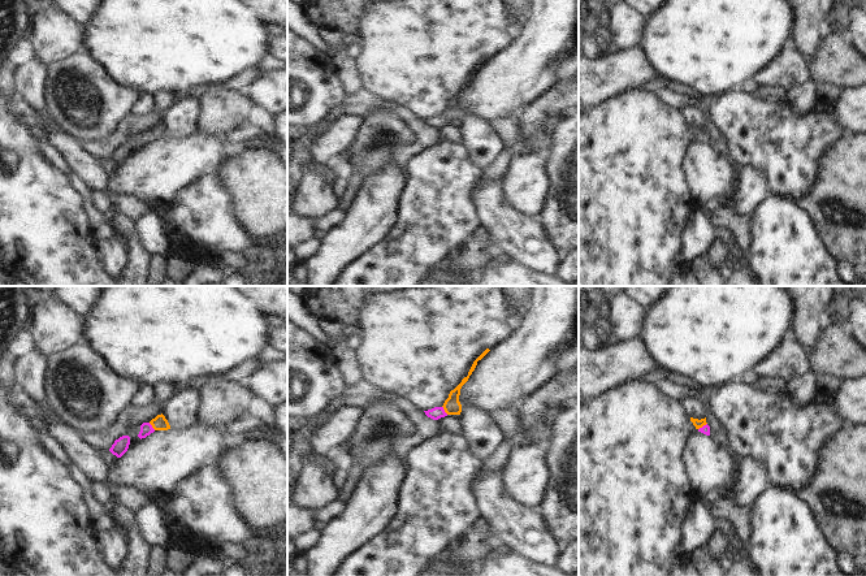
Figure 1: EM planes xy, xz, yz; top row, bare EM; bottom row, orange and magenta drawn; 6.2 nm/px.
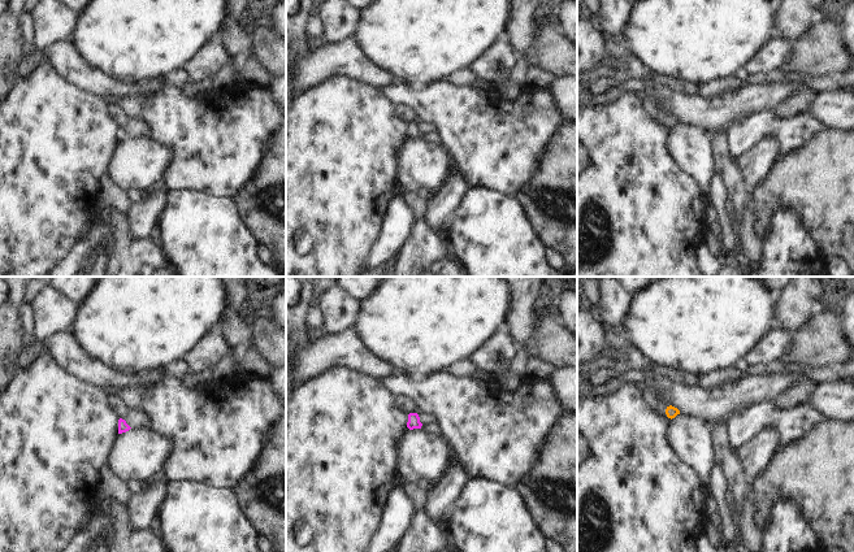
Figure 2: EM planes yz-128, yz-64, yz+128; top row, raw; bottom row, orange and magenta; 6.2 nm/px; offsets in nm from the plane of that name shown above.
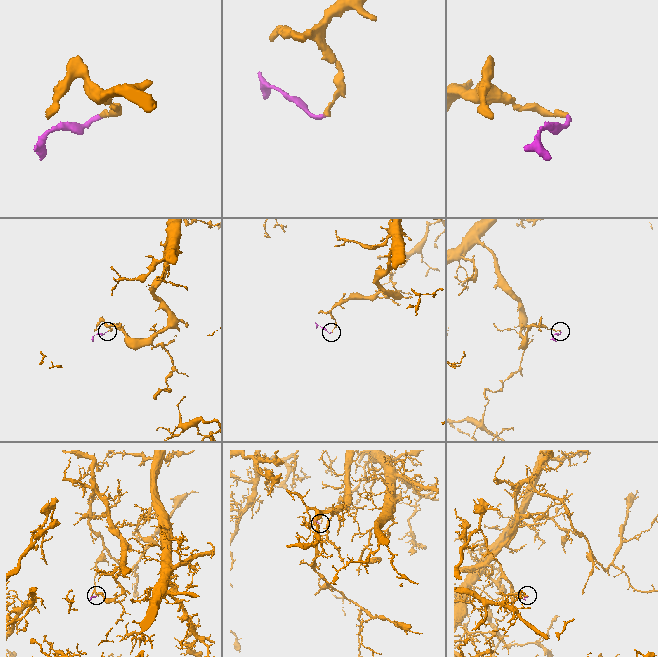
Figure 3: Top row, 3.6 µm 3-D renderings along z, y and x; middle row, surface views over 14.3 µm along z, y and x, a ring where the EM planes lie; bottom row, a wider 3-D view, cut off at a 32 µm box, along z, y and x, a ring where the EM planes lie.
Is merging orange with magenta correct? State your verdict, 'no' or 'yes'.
yes

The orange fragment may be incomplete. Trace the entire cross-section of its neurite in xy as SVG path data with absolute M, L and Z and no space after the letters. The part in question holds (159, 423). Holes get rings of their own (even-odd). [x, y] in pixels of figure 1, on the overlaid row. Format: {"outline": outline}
{"outline": "M161 413L157 415L155 419L152 419L150 423L143 423L140 425L140 432L138 437L142 439L153 433L155 430L168 430L168 429L170 429L170 425L165 419L165 416Z"}

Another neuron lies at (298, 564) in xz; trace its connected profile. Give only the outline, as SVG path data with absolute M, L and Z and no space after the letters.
M307 553L287 556L287 576L308 576L309 564Z

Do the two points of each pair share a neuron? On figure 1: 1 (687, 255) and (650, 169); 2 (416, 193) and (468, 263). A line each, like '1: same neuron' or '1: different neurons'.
1: different neurons
2: different neurons

